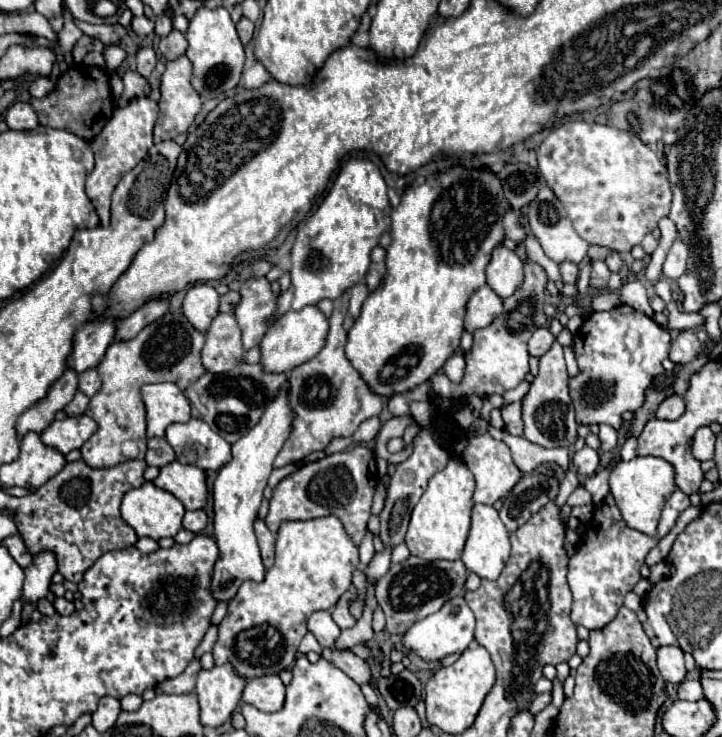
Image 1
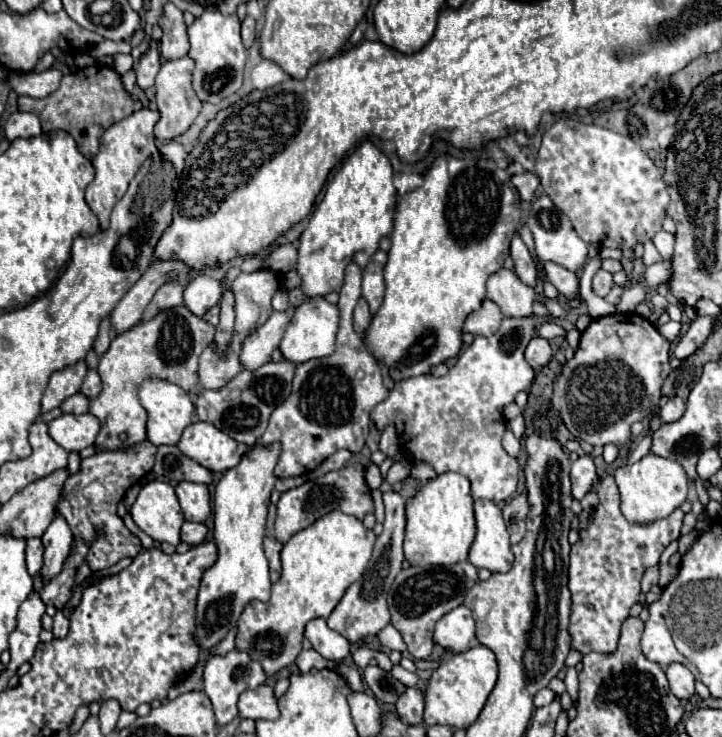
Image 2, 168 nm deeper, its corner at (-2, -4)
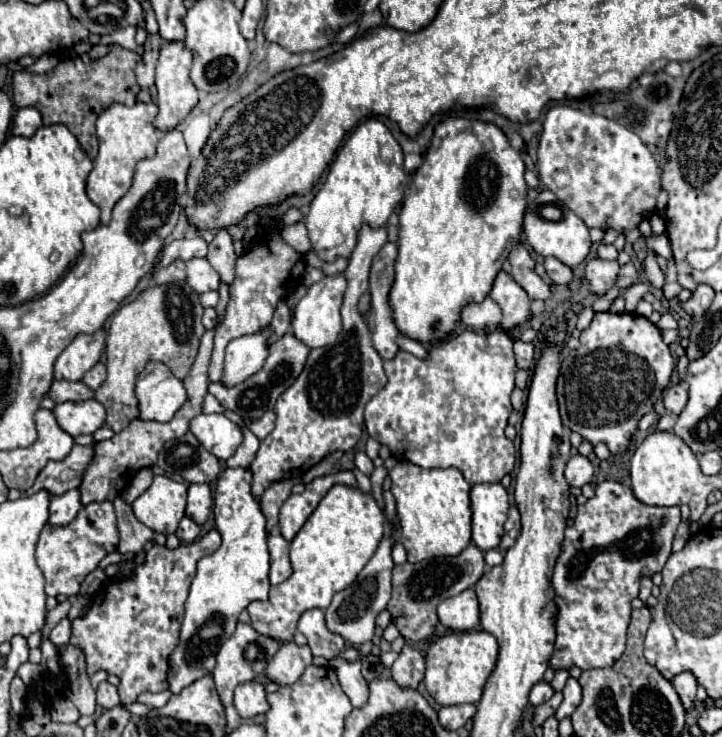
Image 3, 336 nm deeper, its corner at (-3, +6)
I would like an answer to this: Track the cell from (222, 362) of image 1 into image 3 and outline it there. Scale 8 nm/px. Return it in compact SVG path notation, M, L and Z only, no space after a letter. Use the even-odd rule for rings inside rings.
M224 229L218 231L214 241L208 245L208 257L206 259L218 271L222 283L232 285L236 255L234 255L234 247L232 247L232 239L230 239L228 231L224 231Z

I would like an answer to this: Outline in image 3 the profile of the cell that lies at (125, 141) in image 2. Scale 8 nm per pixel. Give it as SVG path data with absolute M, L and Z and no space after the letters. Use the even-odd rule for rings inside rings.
M138 101L132 107L126 105L110 105L96 121L96 135L100 143L100 153L94 159L94 169L88 175L86 181L86 193L94 205L102 211L102 225L108 225L112 219L112 207L116 201L130 189L134 167L140 159L152 157L156 153L158 133L152 125L154 117L158 113L158 107L154 103L142 103Z

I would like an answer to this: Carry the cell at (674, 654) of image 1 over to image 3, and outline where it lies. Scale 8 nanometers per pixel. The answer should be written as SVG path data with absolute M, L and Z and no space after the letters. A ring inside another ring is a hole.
M678 673L678 677L672 679L672 685L678 691L684 707L690 709L692 701L696 699L696 689L698 689L698 683L694 681L694 675L692 673Z

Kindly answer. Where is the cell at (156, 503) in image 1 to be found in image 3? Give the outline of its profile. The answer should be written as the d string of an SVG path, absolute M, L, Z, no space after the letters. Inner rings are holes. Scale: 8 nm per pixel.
M156 475L152 485L132 503L134 515L156 533L176 533L186 507L186 485Z

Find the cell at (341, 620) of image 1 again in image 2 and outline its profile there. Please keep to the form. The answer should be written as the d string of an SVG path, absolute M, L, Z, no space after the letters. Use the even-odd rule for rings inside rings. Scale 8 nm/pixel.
M413 463L411 475L405 479L401 491L387 491L383 493L385 503L385 521L383 521L383 533L377 537L373 557L359 581L355 581L343 599L337 603L333 613L327 619L327 625L341 633L349 643L353 645L369 645L375 641L375 635L389 623L389 607L387 607L387 595L393 585L393 579L401 571L403 563L403 535L405 535L405 499L413 495L413 491L425 483L427 479L433 479L435 471L425 463Z

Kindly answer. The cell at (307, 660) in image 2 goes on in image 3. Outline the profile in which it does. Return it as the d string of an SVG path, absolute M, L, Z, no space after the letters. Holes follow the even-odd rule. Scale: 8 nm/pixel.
M292 641L284 643L268 663L266 675L280 685L292 685L308 667L308 655L308 645L296 645Z

